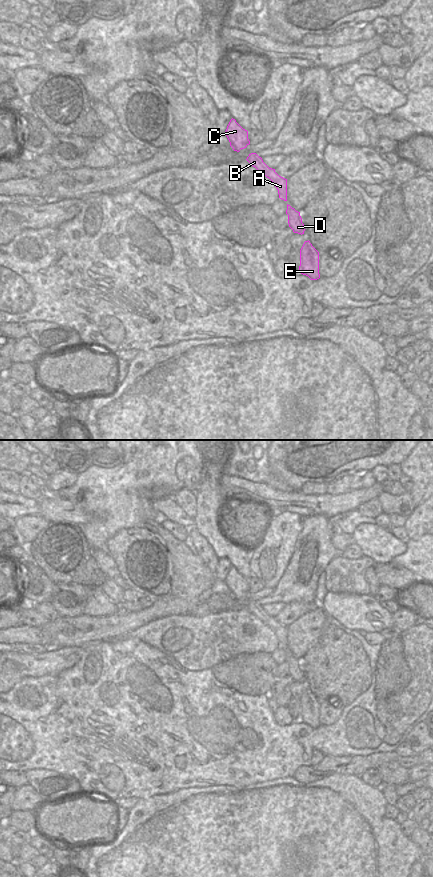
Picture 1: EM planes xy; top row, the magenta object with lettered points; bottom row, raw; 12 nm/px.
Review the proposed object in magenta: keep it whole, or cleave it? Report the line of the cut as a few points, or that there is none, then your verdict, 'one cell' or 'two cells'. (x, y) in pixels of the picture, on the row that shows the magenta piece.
no cut | one cell

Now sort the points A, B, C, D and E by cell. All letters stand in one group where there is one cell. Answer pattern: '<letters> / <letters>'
A B C D E

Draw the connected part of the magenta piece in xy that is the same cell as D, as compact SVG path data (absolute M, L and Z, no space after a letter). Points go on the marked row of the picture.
M287 204L286 214L288 215L289 227L293 230L293 232L301 235L304 234L305 229L304 224L302 223L300 212L296 211Z

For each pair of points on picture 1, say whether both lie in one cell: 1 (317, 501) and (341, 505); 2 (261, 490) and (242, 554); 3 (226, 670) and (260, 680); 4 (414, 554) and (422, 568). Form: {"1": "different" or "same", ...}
{"1": "same", "2": "different", "3": "same", "4": "same"}

